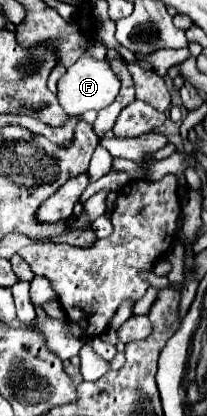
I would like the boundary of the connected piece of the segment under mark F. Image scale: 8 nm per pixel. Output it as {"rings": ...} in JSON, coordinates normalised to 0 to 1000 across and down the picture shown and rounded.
{"rings":[[[401,132],[401,137],[391,137],[372,151],[353,151],[353,156],[324,166],[324,175],[285,190],[275,233],[285,233],[285,248],[295,248],[295,257],[314,262],[314,272],[382,281],[391,272],[411,272],[411,267],[430,267],[430,262],[478,267],[478,262],[517,257],[527,248],[546,248],[546,238],[556,238],[565,224],[575,224],[575,209],[585,209],[585,200],[575,200],[565,180],[536,171],[527,151],[469,147],[469,142],[430,137],[430,132]]]}

